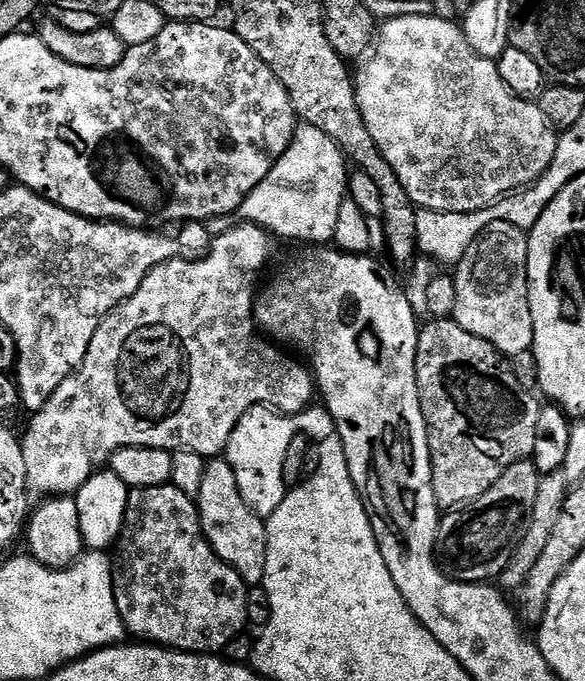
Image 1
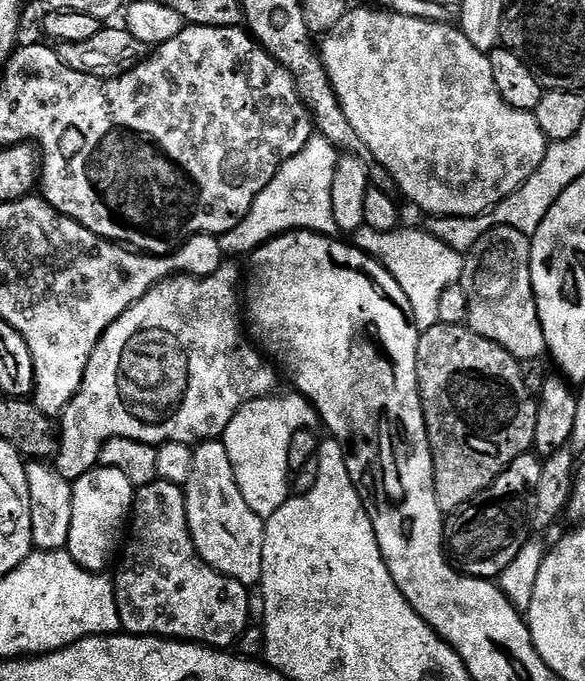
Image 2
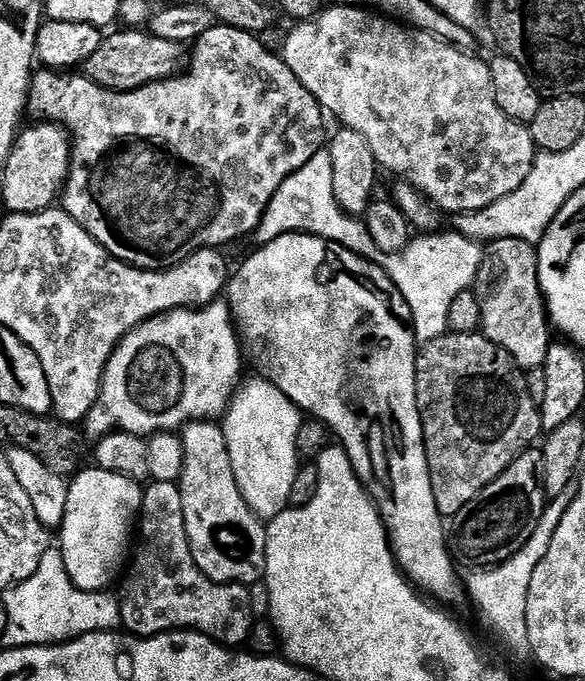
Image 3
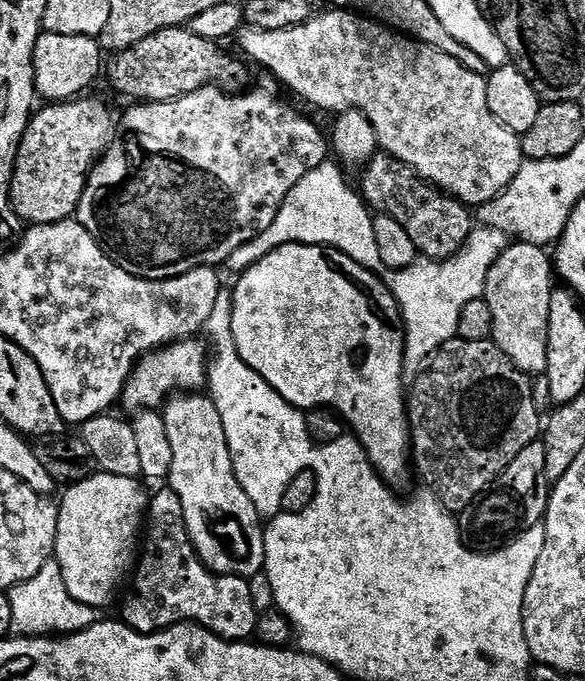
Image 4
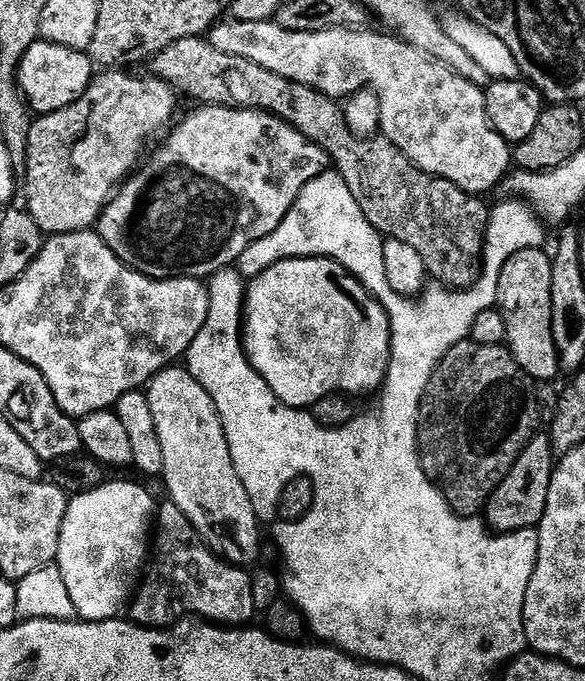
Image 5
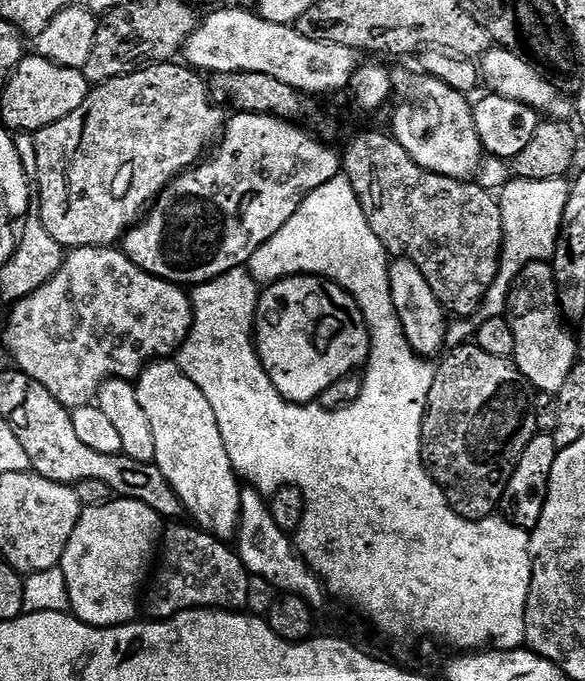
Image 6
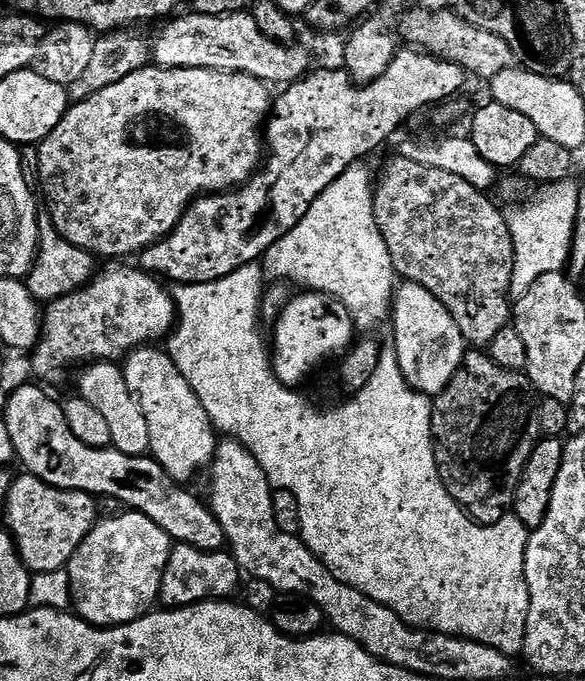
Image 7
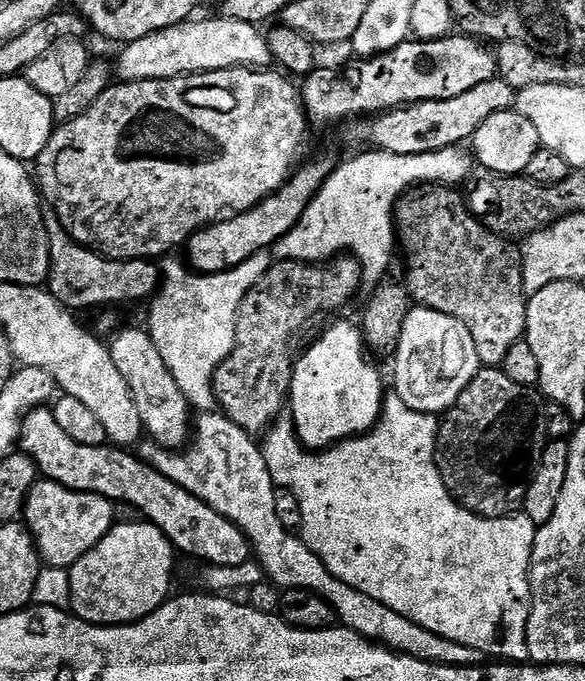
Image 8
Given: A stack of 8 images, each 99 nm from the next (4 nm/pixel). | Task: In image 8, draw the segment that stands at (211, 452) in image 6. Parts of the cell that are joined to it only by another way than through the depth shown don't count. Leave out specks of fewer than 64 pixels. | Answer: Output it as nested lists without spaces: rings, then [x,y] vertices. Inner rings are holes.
[[[143,327],[124,328],[110,340],[108,349],[114,358],[114,366],[118,366],[122,378],[126,378],[126,386],[130,386],[130,394],[134,398],[134,406],[138,406],[138,418],[142,418],[147,439],[169,450],[183,449],[189,443],[194,416],[186,394],[178,390],[174,374],[166,370],[166,362],[162,362],[152,337]]]

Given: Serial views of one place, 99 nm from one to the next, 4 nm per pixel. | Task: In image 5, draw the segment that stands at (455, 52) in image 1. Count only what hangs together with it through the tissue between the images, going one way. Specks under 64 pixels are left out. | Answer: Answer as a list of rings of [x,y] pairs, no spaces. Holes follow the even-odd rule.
[[[228,18],[217,23],[207,33],[206,39],[214,46],[214,50],[220,50],[222,54],[246,58],[258,66],[266,66],[266,70],[274,70],[274,74],[282,74],[282,78],[302,82],[315,92],[333,98],[347,98],[356,92],[371,89],[380,99],[380,132],[390,142],[394,142],[394,146],[398,146],[398,150],[402,150],[410,162],[438,178],[454,182],[454,186],[466,190],[472,196],[483,197],[484,192],[491,188],[499,189],[513,167],[514,152],[508,141],[488,121],[485,89],[474,86],[474,82],[466,82],[466,78],[462,78],[455,70],[430,58],[395,34],[368,31],[331,28],[321,32],[291,32],[266,20],[242,22]]]

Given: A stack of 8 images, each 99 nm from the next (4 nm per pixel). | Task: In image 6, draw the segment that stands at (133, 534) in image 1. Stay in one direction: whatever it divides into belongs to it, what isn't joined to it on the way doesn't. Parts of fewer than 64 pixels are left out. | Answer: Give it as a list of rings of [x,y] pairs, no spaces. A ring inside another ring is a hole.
[[[180,522],[169,523],[172,525],[163,529],[162,551],[142,600],[143,611],[148,611],[152,615],[149,617],[157,621],[177,616],[179,612],[188,612],[191,608],[247,609],[250,573],[235,547],[219,540],[217,536],[211,536],[195,523],[176,523]]]

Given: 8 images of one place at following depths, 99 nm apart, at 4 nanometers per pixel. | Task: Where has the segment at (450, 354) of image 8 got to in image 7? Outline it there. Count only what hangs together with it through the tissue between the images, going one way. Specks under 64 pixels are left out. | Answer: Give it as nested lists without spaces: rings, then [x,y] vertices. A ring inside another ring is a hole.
[[[409,282],[401,285],[395,289],[390,313],[390,325],[396,335],[396,357],[408,385],[426,397],[435,398],[446,390],[454,374],[458,374],[466,355],[466,341],[450,310],[430,290]]]

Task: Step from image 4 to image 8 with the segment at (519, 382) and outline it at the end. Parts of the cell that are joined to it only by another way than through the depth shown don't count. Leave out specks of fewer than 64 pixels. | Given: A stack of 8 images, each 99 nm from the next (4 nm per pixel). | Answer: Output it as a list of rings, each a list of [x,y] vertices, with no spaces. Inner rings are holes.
[[[484,366],[472,379],[470,386],[462,390],[458,402],[443,413],[436,434],[436,464],[446,490],[462,507],[485,516],[487,520],[501,520],[523,509],[526,490],[550,439],[544,404],[545,397],[536,388],[518,386],[518,382],[506,378],[499,367]]]

